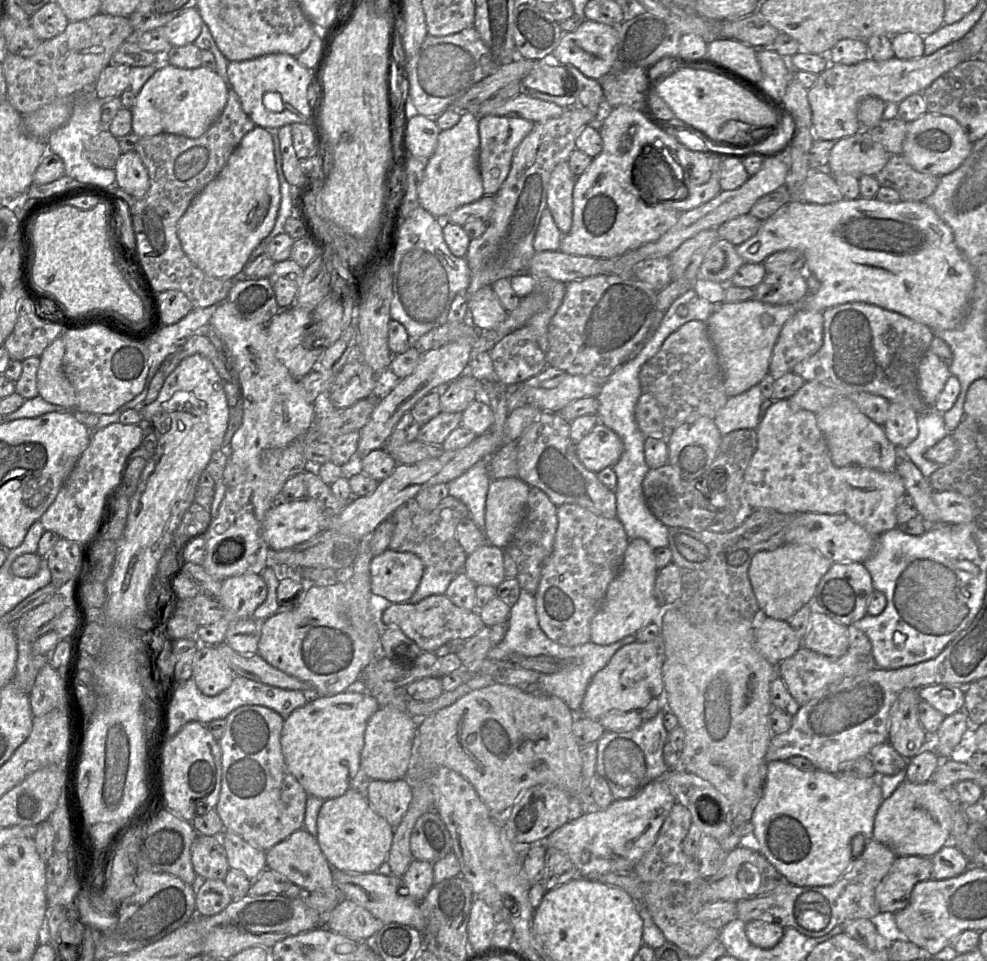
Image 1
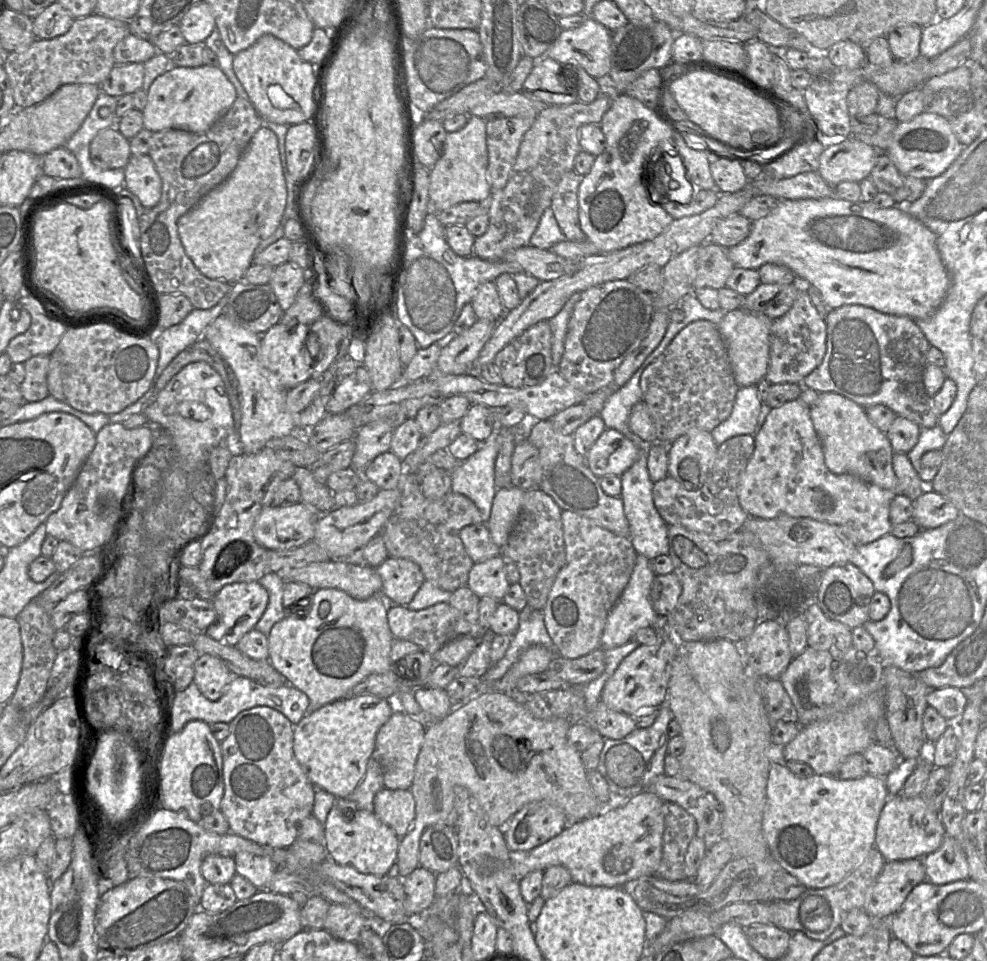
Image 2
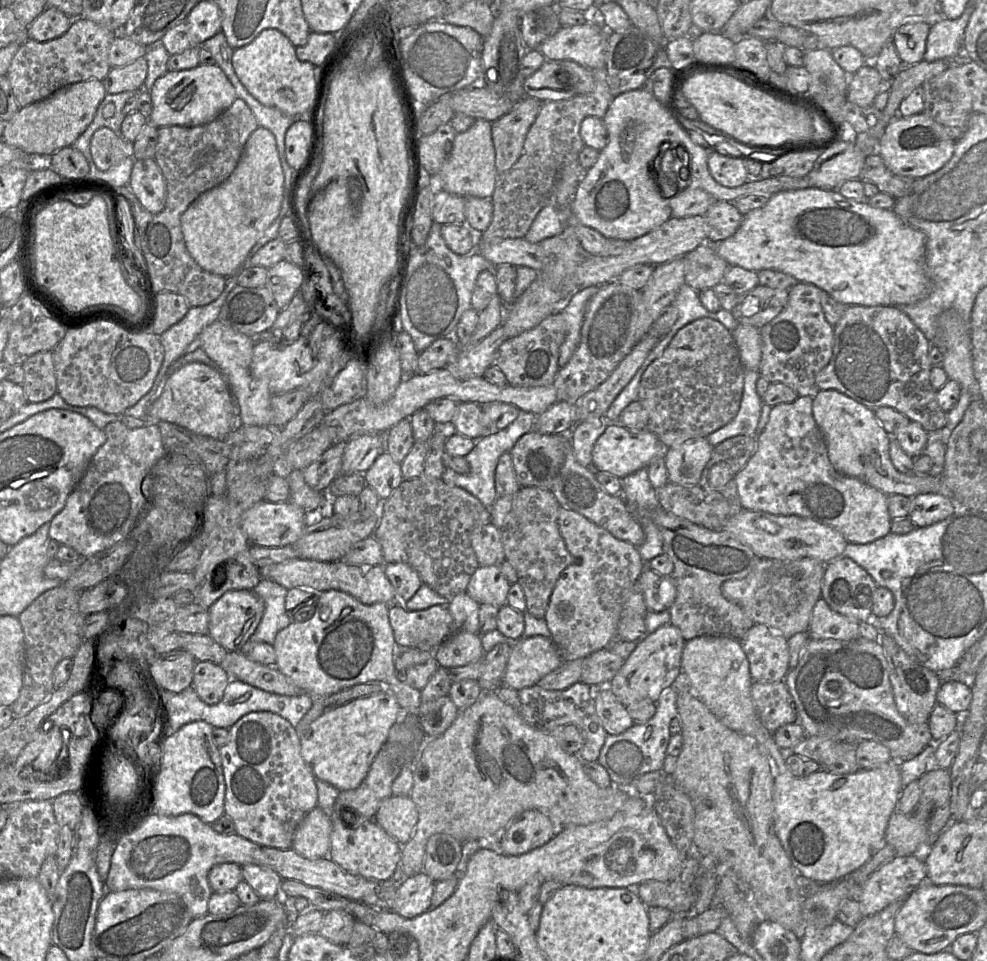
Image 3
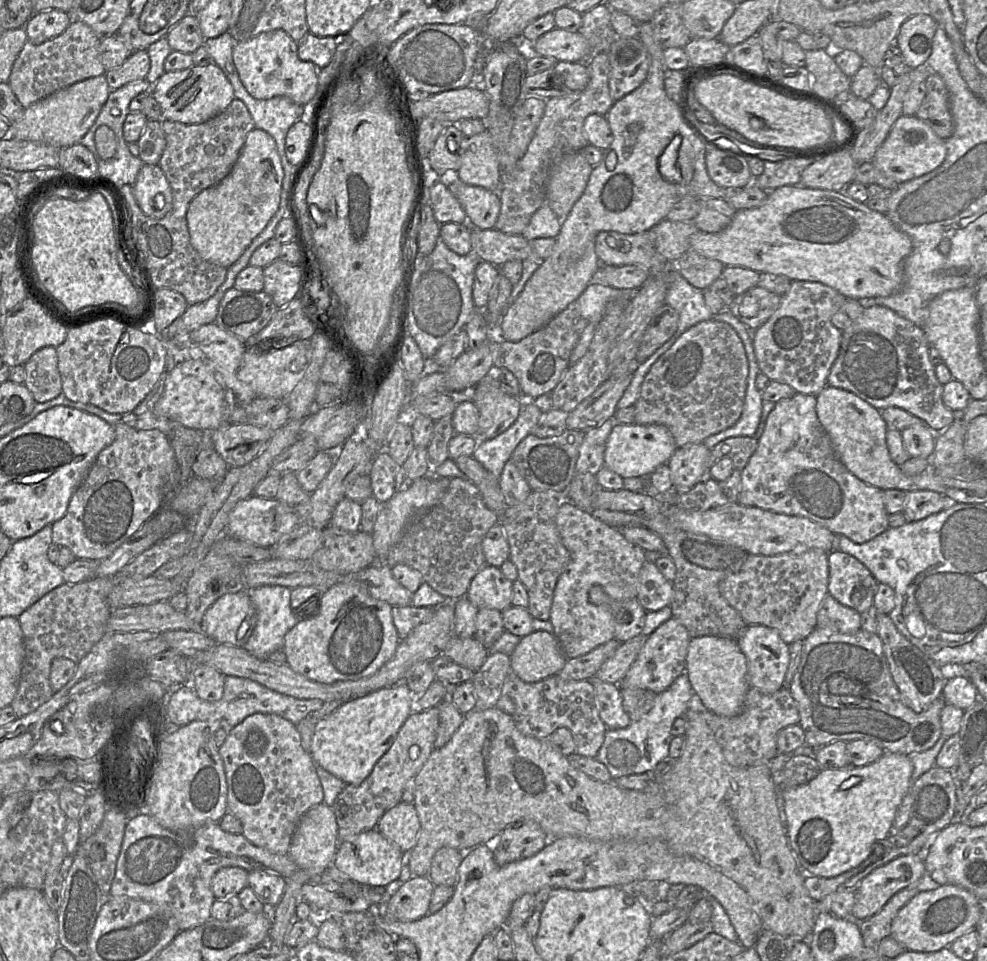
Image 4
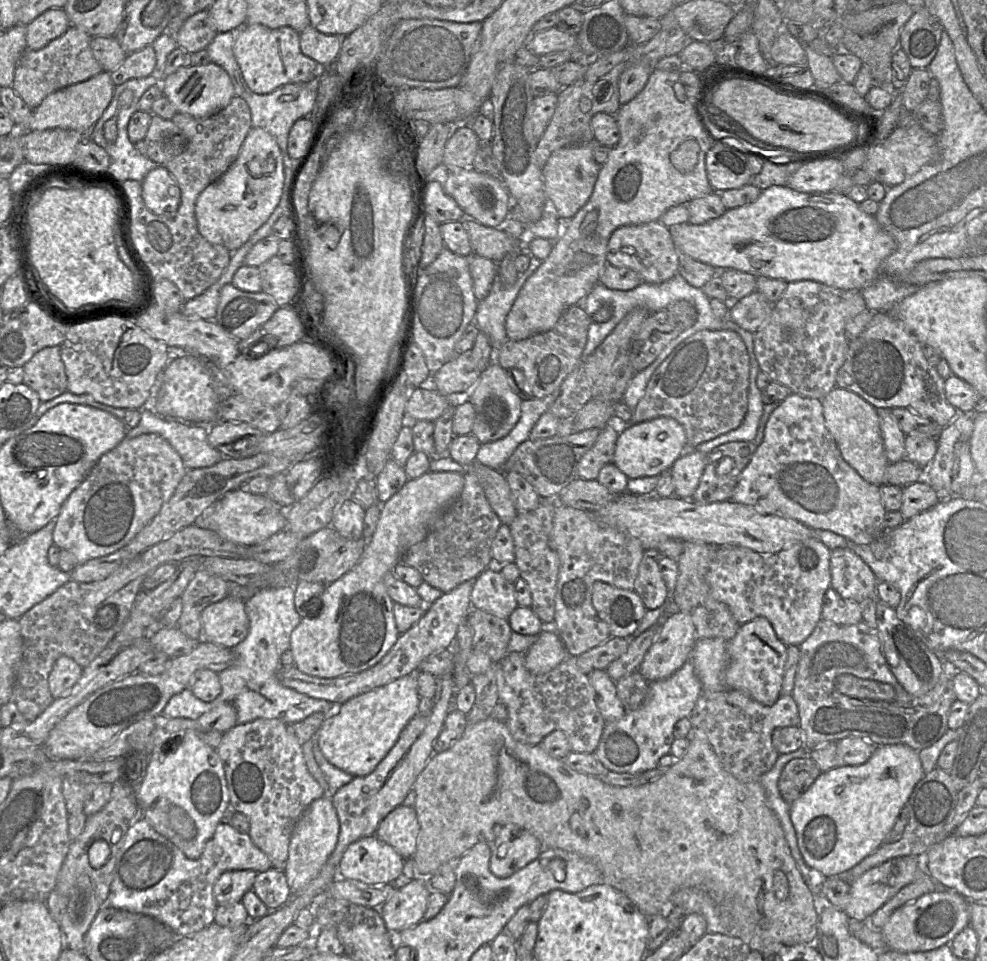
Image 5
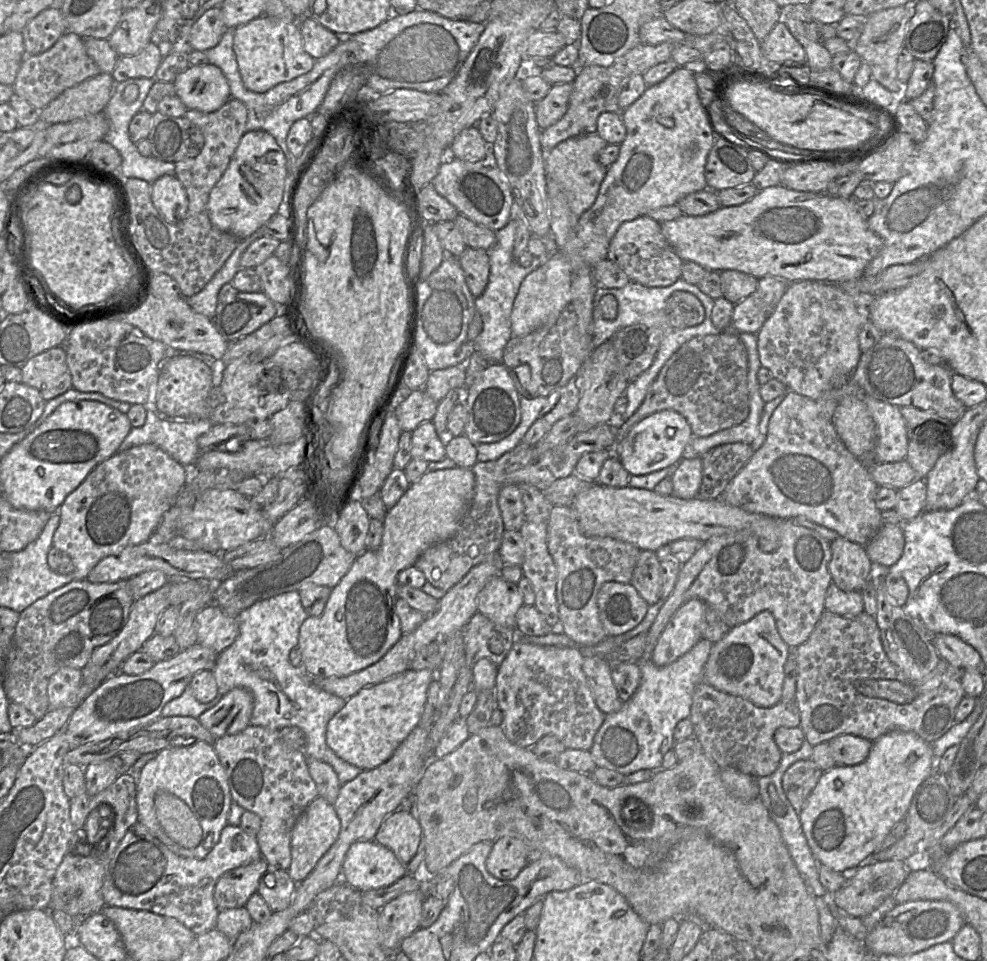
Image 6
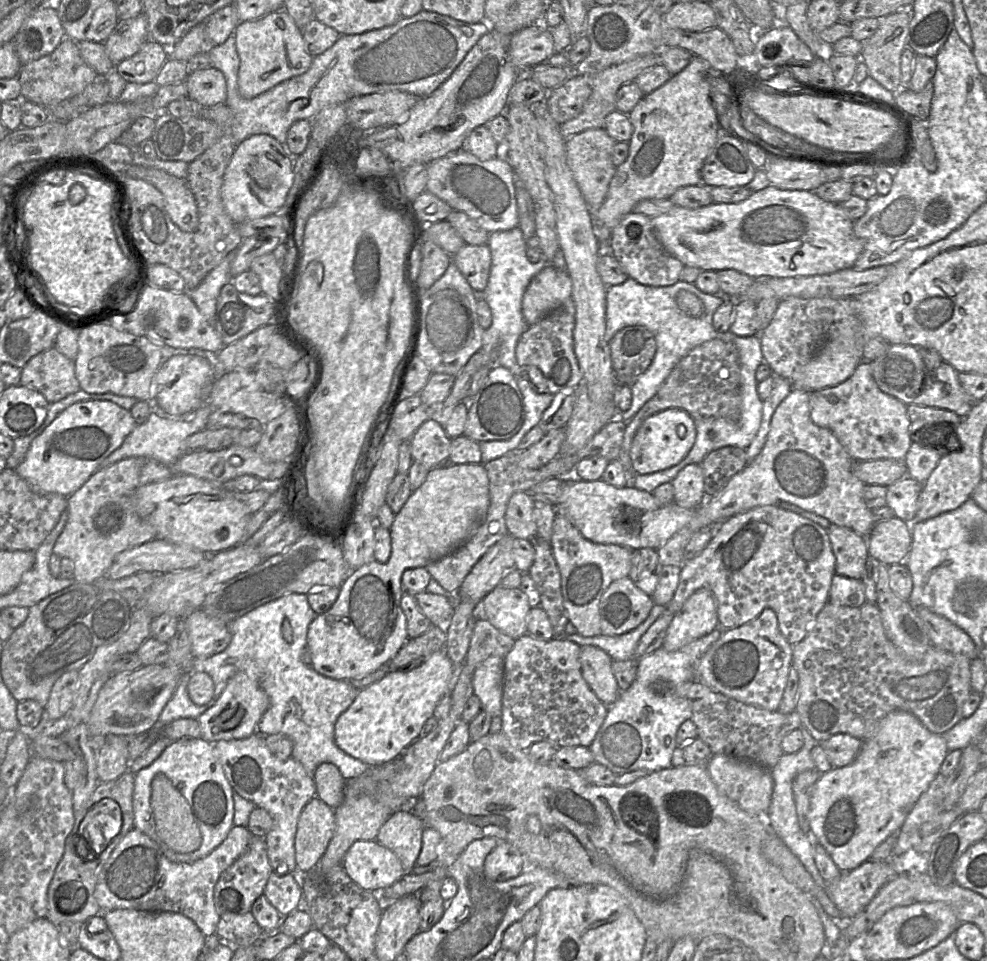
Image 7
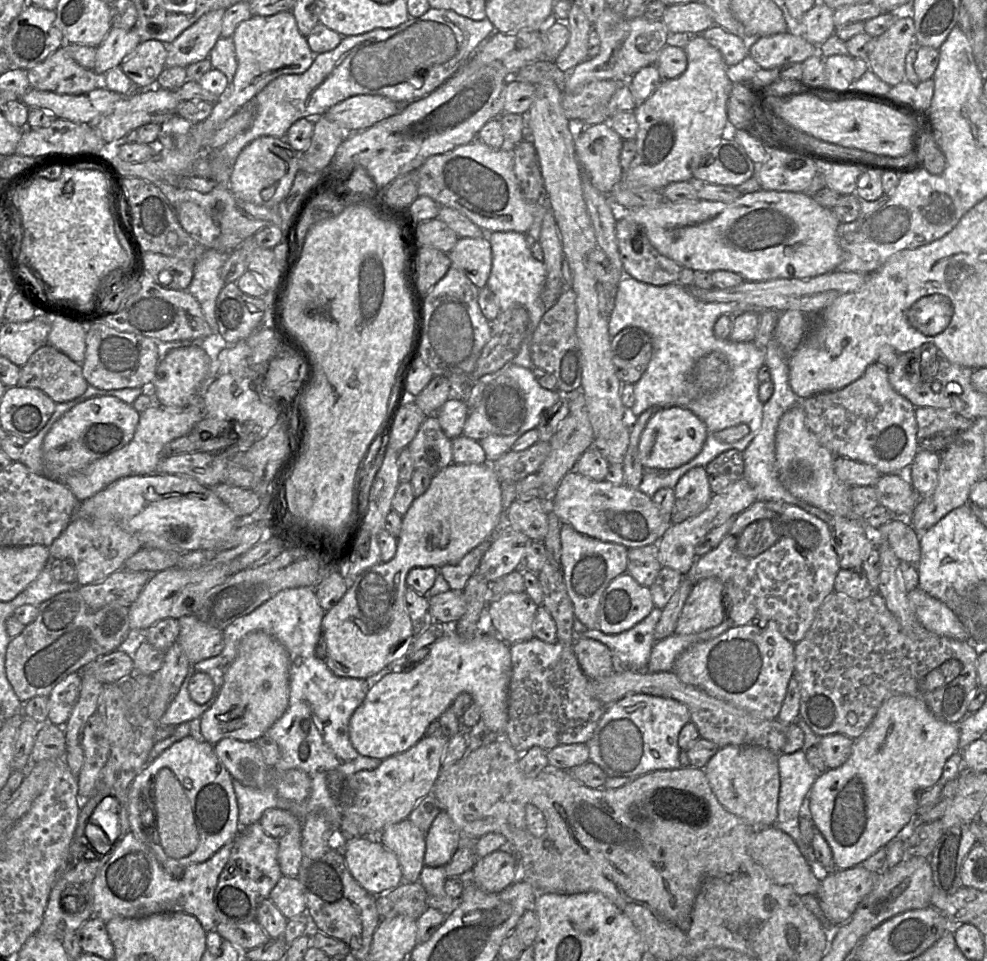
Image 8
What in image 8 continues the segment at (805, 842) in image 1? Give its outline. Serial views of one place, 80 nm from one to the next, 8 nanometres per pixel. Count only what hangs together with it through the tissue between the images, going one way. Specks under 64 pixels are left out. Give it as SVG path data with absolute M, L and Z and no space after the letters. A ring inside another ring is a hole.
M896 695L883 702L865 731L854 739L848 759L837 768L828 768L819 773L808 795L811 819L815 828L821 832L829 844L837 869L843 870L860 865L880 848L887 846L897 836L904 837L907 830L911 829L911 823L918 808L920 794L940 781L945 762L951 755L959 751L958 746L959 725L938 720L922 700L907 695Z

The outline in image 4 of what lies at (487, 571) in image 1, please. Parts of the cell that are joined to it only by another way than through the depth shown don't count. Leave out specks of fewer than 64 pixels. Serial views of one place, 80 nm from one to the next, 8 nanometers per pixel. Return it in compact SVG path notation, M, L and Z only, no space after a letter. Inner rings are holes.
M484 566L472 579L466 597L478 609L496 609L501 613L511 606L513 582L508 580L501 569L494 566Z

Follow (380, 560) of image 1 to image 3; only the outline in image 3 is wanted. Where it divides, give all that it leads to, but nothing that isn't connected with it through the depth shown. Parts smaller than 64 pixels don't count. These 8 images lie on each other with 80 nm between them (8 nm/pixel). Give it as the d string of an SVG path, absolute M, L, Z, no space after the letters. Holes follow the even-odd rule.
M384 563L384 571L391 582L398 603L410 600L422 585L418 572L405 563Z

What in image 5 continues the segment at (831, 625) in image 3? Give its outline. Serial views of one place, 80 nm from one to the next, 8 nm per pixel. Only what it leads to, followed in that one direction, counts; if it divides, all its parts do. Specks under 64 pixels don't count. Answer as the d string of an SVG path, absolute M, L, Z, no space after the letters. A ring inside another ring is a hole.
M832 587L824 595L821 619L837 625L856 625L863 621L862 607L850 599L842 598Z

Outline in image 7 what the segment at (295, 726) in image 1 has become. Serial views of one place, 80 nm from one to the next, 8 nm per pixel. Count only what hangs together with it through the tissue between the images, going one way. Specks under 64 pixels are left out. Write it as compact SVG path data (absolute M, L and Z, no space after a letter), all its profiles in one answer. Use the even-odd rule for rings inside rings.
M445 650L433 653L427 661L411 670L390 669L379 681L359 690L353 703L337 719L334 738L337 746L348 755L377 766L399 757L422 735L427 719L434 715L438 702L454 688L454 667Z

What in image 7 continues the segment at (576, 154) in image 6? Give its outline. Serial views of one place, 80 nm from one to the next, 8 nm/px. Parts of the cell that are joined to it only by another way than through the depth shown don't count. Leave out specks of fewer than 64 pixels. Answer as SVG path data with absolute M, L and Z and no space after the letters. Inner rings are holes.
M604 128L588 129L566 140L567 163L587 203L591 216L603 203L616 166L612 161L612 151L617 143Z

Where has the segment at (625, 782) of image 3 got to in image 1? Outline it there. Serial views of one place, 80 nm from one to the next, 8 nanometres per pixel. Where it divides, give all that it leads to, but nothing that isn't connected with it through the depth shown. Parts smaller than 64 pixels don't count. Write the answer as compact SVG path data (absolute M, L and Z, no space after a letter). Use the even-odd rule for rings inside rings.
M664 708L655 718L644 722L639 728L623 733L605 732L598 740L596 773L603 777L611 790L615 800L630 799L640 793L650 783L662 778L669 768L666 766L663 757L665 744L668 742L669 733L664 726L664 714L668 711Z

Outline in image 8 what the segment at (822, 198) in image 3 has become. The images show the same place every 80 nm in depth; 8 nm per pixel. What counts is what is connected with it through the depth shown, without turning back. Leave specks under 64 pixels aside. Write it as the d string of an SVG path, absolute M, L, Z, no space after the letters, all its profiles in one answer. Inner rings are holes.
M759 190L753 193L741 195L730 203L696 200L684 203L665 201L656 207L642 207L638 209L621 210L619 216L630 218L642 225L652 245L664 256L674 260L682 268L690 268L693 271L713 273L718 270L726 270L739 274L745 281L768 281L774 279L802 279L811 278L831 271L835 271L843 260L843 251L839 244L838 227L840 222L832 212L832 209L822 207L811 196L803 192Z

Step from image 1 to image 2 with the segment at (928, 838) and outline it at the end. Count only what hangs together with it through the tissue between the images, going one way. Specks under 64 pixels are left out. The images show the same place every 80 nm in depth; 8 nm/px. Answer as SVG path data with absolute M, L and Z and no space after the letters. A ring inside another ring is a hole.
M901 794L890 796L885 803L876 827L875 847L886 861L925 857L937 850L946 831L941 820L941 811L929 807L922 796L906 798Z

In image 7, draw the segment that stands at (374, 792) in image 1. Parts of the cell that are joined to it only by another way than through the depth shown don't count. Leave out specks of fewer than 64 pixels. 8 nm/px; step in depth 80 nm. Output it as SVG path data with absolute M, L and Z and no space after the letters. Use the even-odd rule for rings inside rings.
M398 810L383 823L376 840L392 850L410 873L422 848L424 828L424 822L411 810Z

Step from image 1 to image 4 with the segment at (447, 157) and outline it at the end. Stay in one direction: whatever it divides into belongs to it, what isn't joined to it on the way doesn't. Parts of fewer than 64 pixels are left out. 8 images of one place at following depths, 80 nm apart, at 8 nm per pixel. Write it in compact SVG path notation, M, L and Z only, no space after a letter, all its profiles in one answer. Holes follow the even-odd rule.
M488 130L465 137L458 149L461 165L456 176L462 182L498 191L500 170L497 153Z

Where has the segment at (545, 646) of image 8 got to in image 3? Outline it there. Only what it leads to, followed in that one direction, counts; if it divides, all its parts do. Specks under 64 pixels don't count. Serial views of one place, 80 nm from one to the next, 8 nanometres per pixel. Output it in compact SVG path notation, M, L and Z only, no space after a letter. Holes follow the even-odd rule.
M577 682L564 690L546 690L534 685L518 690L518 695L521 701L519 713L526 723L545 732L552 732L569 724L575 725L584 738L579 757L589 762L598 760L608 733L596 713L593 687L583 682Z

